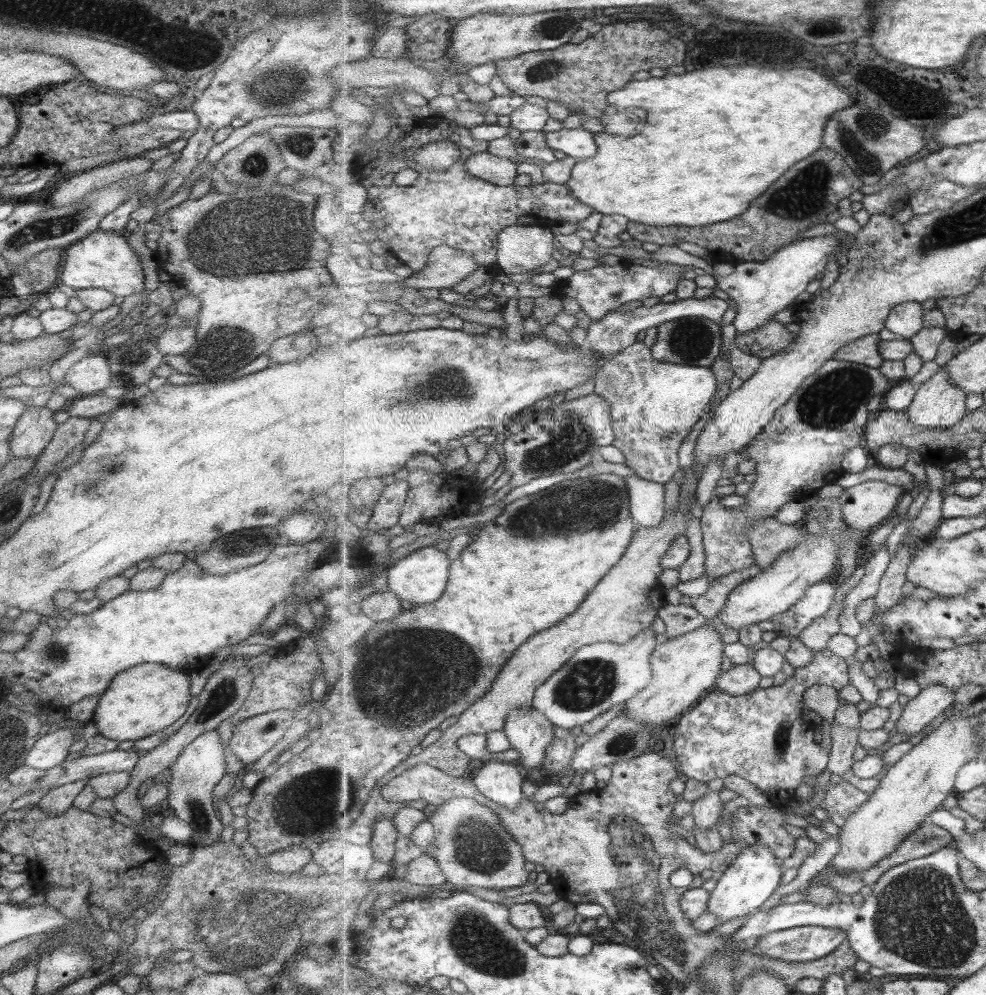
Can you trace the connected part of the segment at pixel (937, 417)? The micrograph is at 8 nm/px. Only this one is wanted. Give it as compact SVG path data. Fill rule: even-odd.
M943 367L919 387L908 414L919 425L947 429L967 417L970 413L968 401L969 394L953 381Z

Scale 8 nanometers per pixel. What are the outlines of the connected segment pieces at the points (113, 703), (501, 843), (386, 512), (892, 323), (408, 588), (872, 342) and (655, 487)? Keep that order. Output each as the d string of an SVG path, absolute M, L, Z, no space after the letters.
M142 663L120 672L102 694L92 722L109 740L138 741L174 724L190 704L190 676L171 666Z
M456 797L435 809L434 814L430 821L436 831L435 841L425 849L425 854L438 860L449 882L494 890L520 888L530 882L524 847L506 830L492 807L475 798Z
M409 480L395 481L387 487L381 501L375 506L373 513L366 518L366 526L371 532L387 532L396 524L401 524L404 507L412 490Z
M907 302L897 306L888 319L887 328L899 338L913 340L925 330L927 313L920 302Z
M436 544L422 547L390 568L388 587L395 590L402 600L408 600L414 605L435 603L444 596L451 582L452 566L453 560L448 558L446 551L438 550Z
M870 334L868 337L860 338L844 347L835 358L881 369L887 360L880 351L880 343L882 343L880 334Z
M640 475L626 478L630 487L631 511L638 527L661 526L666 512L666 486Z

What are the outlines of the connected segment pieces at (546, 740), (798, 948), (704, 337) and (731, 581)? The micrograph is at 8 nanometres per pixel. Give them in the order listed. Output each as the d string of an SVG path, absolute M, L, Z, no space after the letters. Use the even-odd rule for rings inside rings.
M518 708L508 716L505 731L514 750L521 754L519 761L524 771L539 768L544 771L548 750L556 739L557 726L546 714L535 708Z
M801 926L765 934L754 950L786 962L813 962L830 956L848 938L840 928Z
M688 317L661 324L653 355L664 362L712 367L722 355L722 325L710 318Z
M756 563L750 568L735 570L726 576L712 580L707 593L696 598L695 607L709 620L719 619L731 594L745 582L756 578L763 569Z

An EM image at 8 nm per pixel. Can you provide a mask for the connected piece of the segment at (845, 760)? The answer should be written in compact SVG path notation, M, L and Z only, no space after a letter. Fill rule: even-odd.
M840 724L833 725L831 731L833 751L829 769L834 774L842 775L846 774L848 770L853 771L853 766L856 764L854 752L861 745L860 732L861 730L852 730L846 726L840 726Z

